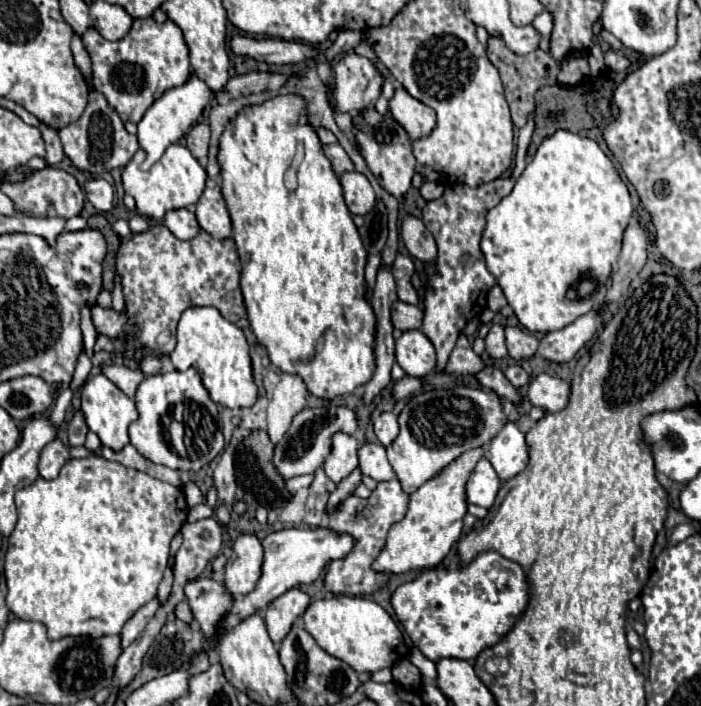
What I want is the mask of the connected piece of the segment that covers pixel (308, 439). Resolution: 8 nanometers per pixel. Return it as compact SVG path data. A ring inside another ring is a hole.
M320 407L320 409L302 409L288 433L284 435L284 439L280 443L276 443L274 449L274 465L278 469L278 473L284 479L296 477L296 475L304 475L304 473L314 473L326 459L328 451L330 451L330 437L336 431L344 431L344 433L354 433L356 431L356 411L346 409L346 407Z

